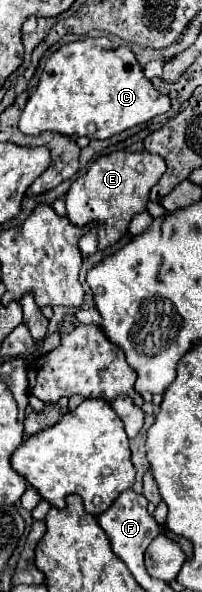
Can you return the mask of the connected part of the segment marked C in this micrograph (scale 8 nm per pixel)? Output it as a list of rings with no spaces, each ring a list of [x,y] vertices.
[[[85,38],[69,42],[55,50],[39,78],[37,90],[29,96],[19,130],[25,136],[39,136],[41,132],[57,132],[63,136],[87,136],[105,140],[131,126],[165,114],[171,102],[159,94],[143,76],[141,66],[129,46],[115,46],[109,38]]]

